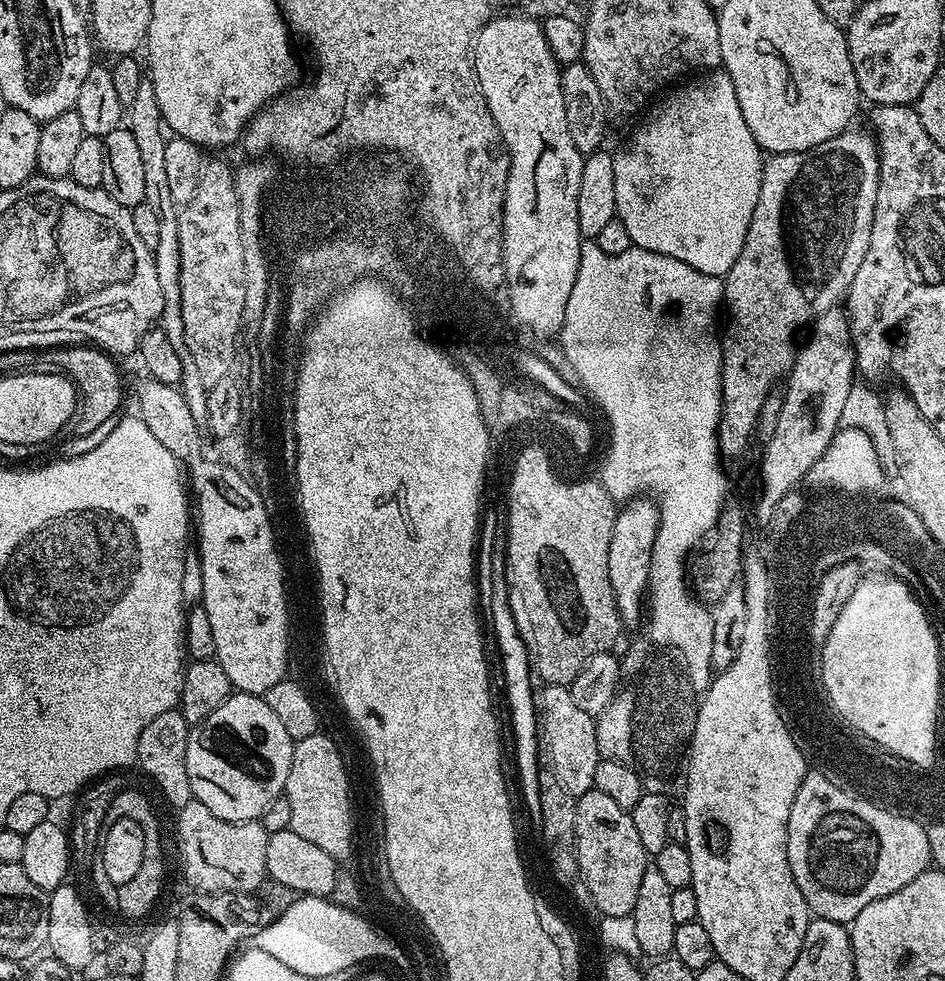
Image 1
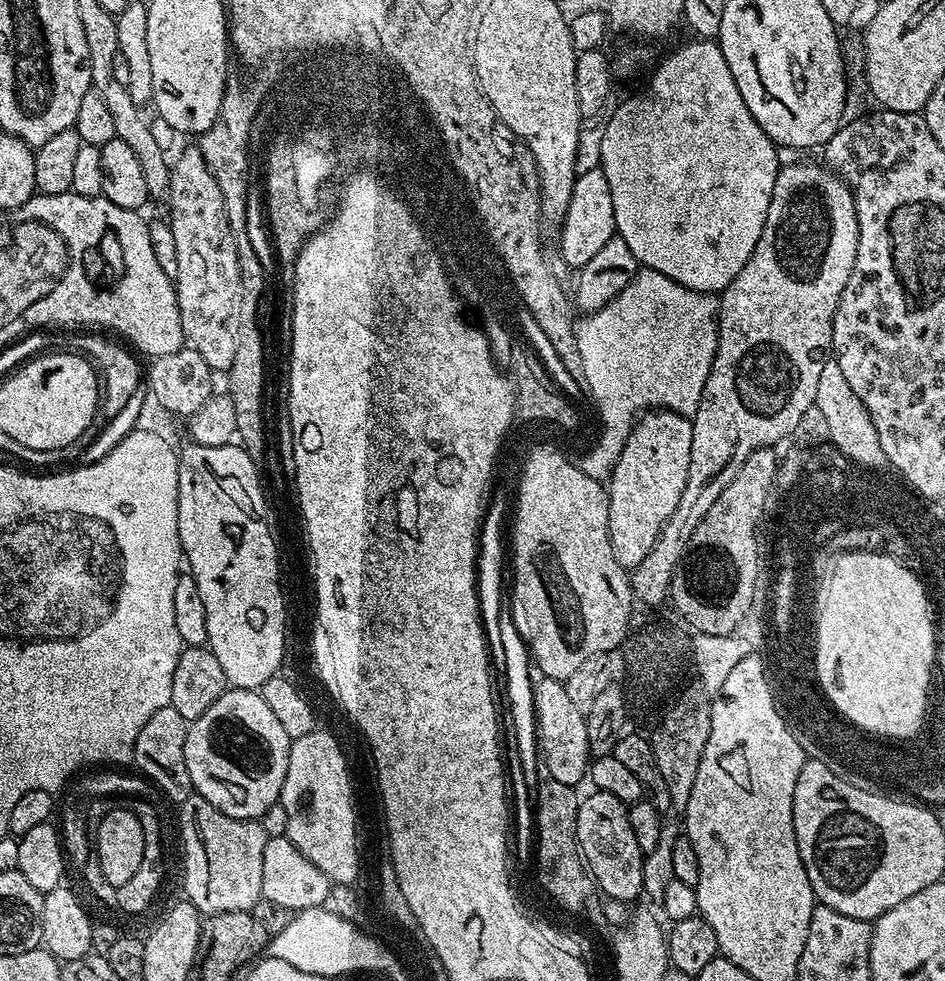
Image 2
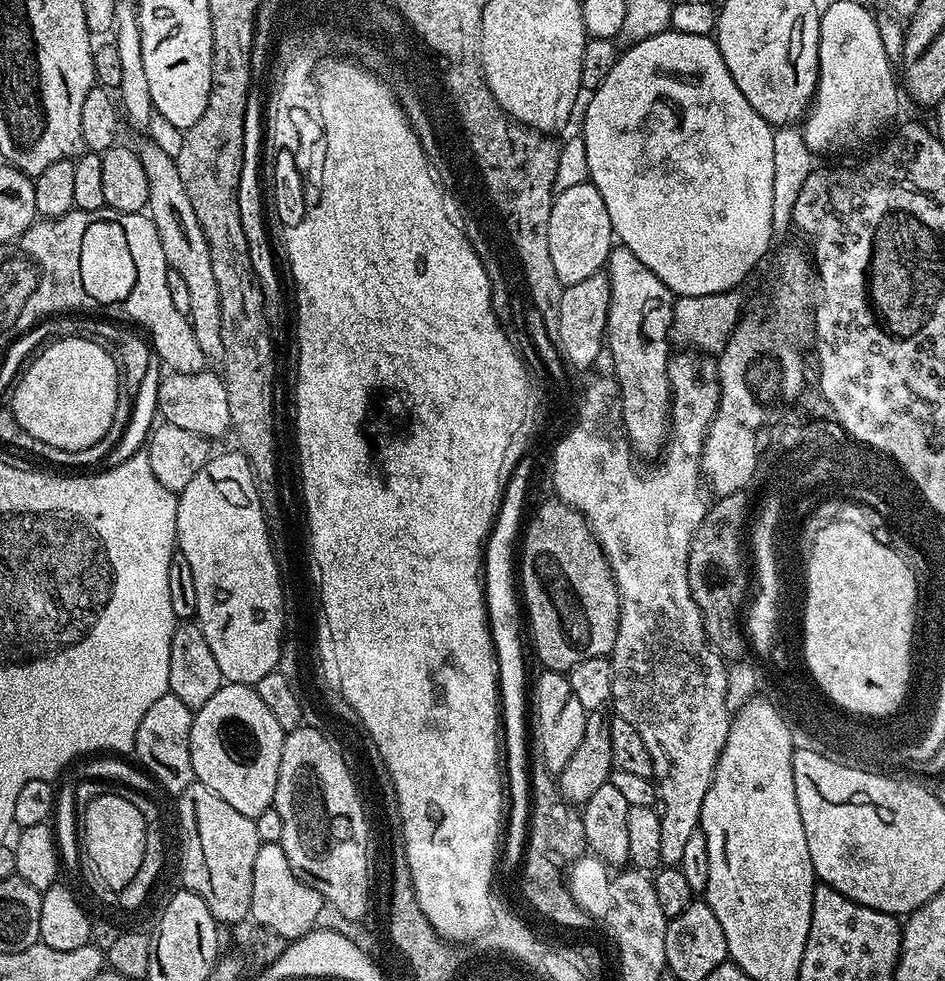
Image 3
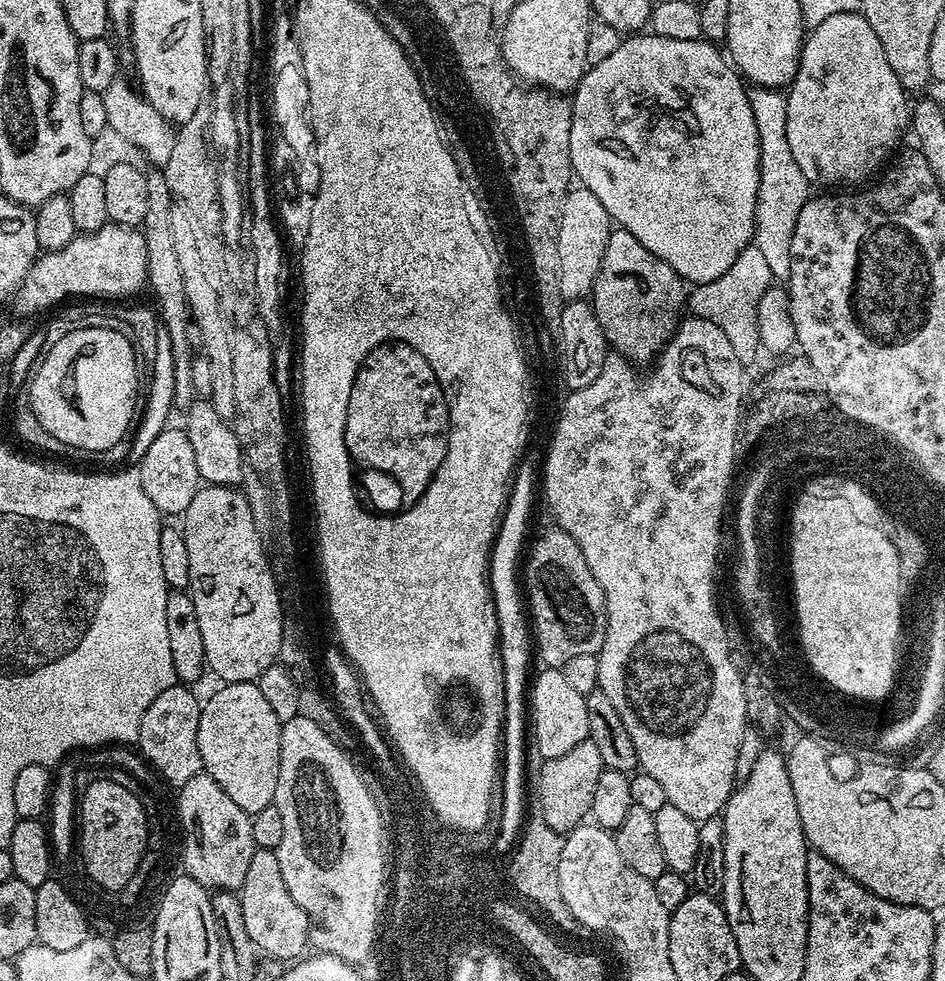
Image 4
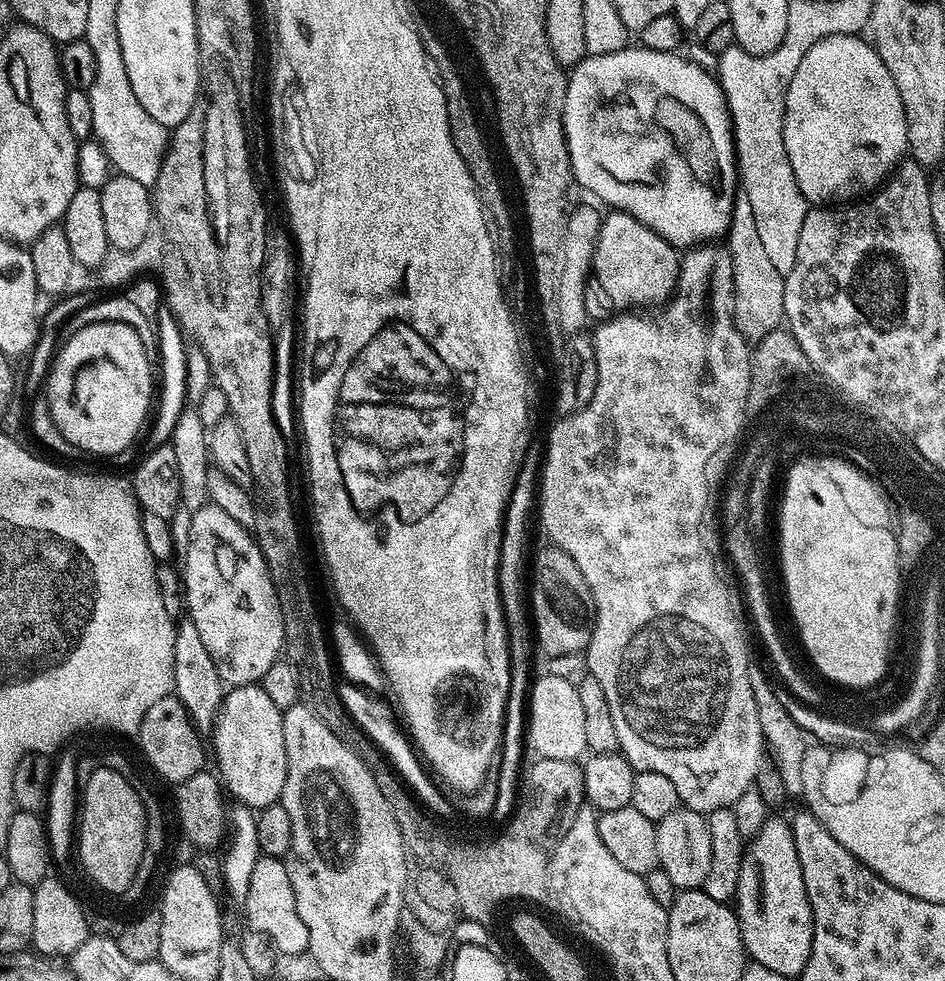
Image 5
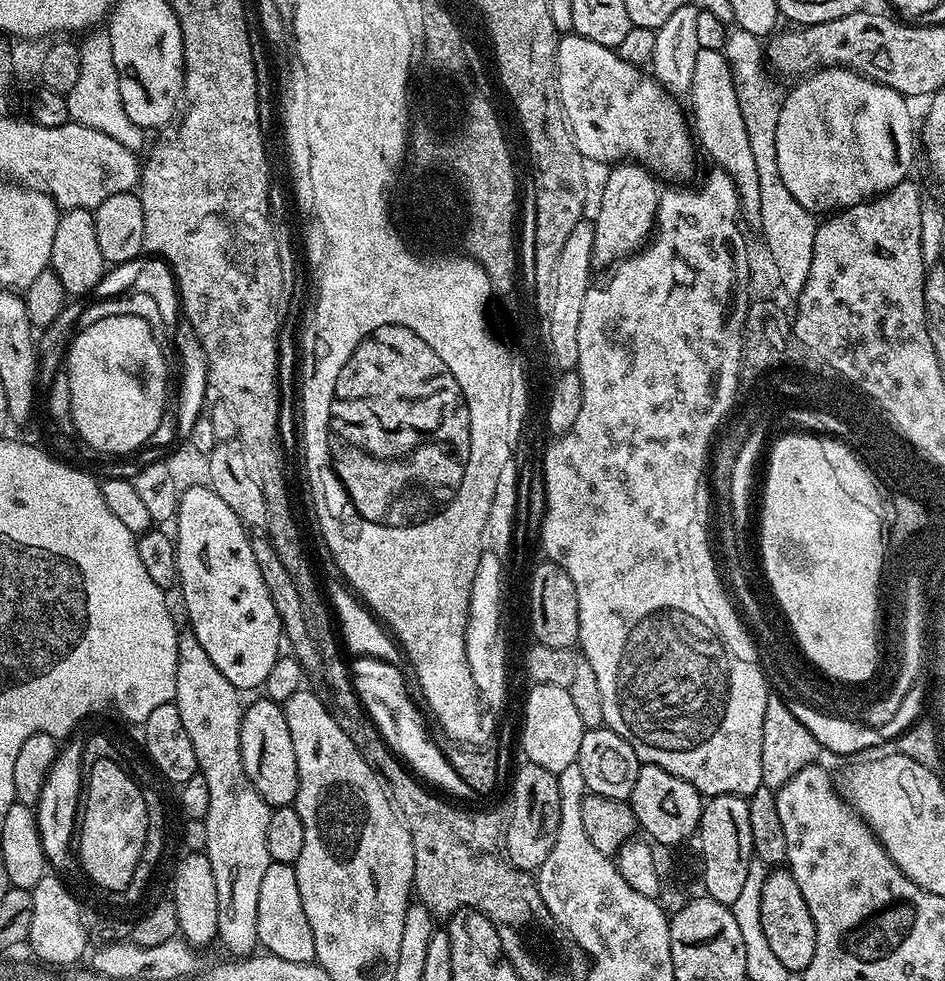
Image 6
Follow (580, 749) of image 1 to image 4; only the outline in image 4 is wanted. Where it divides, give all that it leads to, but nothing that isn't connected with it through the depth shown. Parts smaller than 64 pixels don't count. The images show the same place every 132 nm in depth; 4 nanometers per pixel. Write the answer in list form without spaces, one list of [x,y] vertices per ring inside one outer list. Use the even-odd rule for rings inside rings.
[[[545,667],[544,672],[535,673],[530,684],[530,732],[536,738],[534,746],[540,752],[541,761],[550,758],[558,758],[561,754],[566,754],[573,746],[578,746],[578,742],[588,739],[588,715],[586,714],[586,697],[578,694],[578,690],[573,690],[570,682],[566,682],[563,671],[558,668]]]

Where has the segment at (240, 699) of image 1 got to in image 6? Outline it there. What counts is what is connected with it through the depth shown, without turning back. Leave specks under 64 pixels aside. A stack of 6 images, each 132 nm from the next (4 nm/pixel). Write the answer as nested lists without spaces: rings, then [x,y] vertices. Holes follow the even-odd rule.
[[[259,699],[243,709],[240,734],[242,766],[250,782],[267,804],[272,808],[287,808],[295,801],[298,790],[298,764],[294,758],[294,742],[290,742],[290,726],[286,726],[286,714],[277,701]]]

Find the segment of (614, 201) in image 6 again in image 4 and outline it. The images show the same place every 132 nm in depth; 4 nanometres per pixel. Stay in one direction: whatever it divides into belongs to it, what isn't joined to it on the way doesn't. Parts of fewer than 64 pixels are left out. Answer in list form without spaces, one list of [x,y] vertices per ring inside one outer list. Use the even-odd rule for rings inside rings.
[[[617,227],[608,236],[606,254],[602,258],[598,278],[592,287],[590,303],[598,318],[598,326],[602,326],[602,334],[608,341],[609,349],[613,353],[616,351],[620,355],[617,357],[633,366],[651,365],[675,335],[677,325],[682,320],[680,308],[682,312],[686,304],[686,284],[673,268],[662,262],[662,258],[650,254],[650,250],[646,250],[646,246],[642,246],[642,242],[634,238],[634,234],[630,234],[625,228]]]

